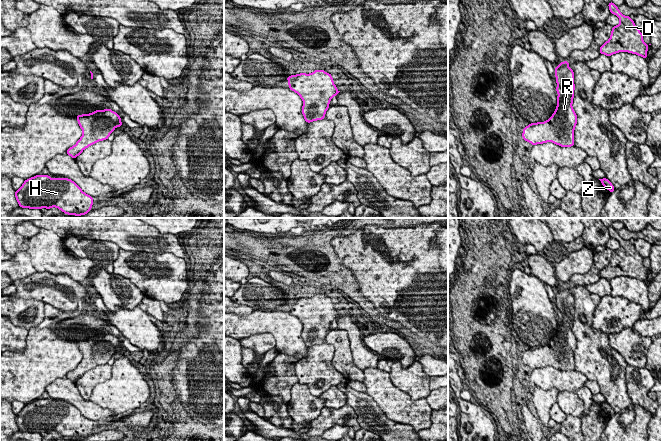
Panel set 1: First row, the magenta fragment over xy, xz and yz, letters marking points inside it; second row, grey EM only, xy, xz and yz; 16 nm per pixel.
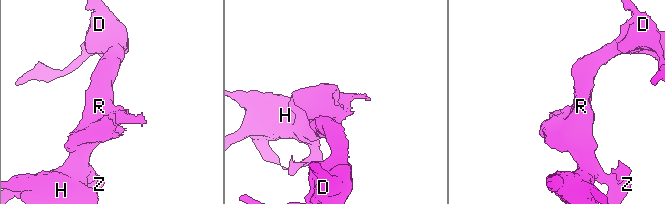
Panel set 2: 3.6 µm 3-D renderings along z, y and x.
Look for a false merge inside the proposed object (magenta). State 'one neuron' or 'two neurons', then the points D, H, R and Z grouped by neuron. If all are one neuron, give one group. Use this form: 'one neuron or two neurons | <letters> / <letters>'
one neuron | D H R Z

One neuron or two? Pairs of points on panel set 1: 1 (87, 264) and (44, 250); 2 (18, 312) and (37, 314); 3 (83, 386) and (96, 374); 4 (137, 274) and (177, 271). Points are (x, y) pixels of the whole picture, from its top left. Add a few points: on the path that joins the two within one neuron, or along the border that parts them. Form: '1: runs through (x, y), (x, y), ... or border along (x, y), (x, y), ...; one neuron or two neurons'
1: runs through (76, 264), (69, 264), (55, 258); one neuron
2: runs through (23, 312), (32, 314); one neuron
3: runs through (86, 383), (93, 377); one neuron
4: runs through (147, 279), (167, 278); one neuron

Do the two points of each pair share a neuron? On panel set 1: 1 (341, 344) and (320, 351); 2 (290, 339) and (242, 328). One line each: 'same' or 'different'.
1: different
2: same

